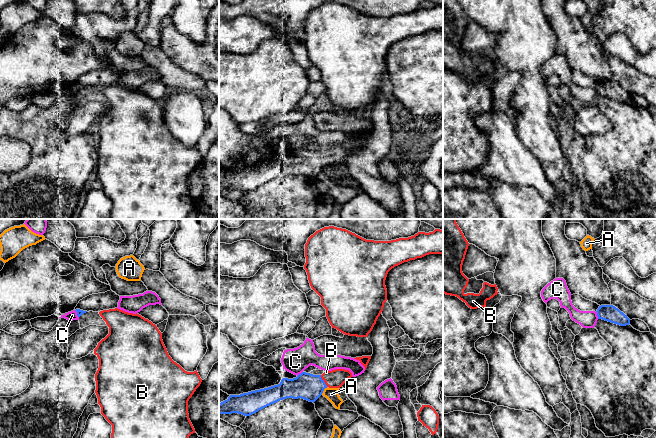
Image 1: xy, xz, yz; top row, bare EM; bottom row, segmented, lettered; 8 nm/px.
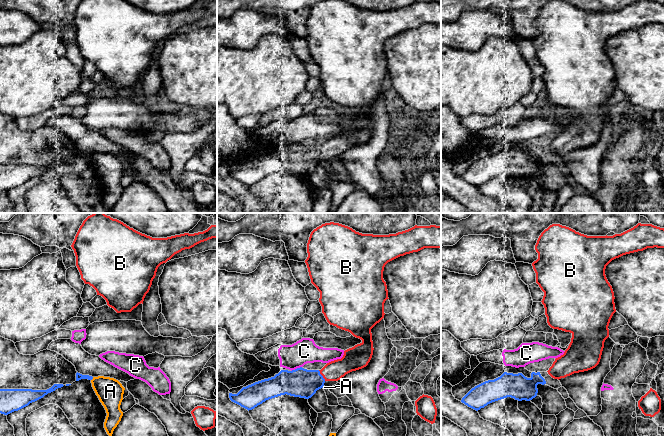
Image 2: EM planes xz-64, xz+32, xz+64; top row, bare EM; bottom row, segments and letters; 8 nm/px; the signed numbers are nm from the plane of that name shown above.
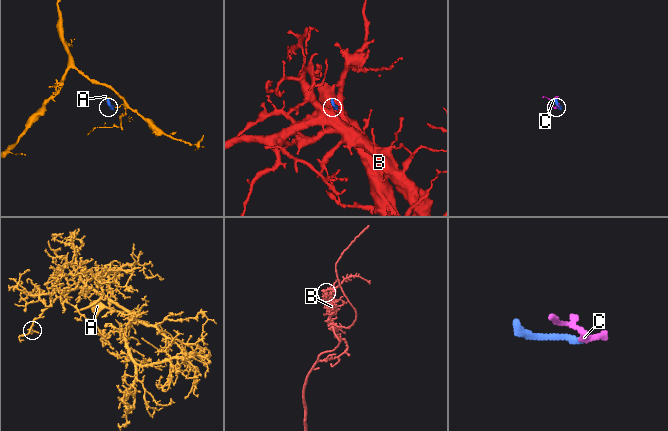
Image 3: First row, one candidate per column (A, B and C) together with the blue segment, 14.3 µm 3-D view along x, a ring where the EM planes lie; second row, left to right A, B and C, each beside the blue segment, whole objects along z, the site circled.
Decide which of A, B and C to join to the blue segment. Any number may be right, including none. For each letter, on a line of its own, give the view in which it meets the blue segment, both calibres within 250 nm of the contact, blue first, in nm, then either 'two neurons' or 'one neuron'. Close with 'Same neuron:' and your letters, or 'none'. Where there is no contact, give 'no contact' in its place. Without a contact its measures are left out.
A: xz | 220/100 nm | two neurons
B: xz | 220/150 nm | one neuron
C: yz | 140/140 nm | two neurons
Same neuron: B

